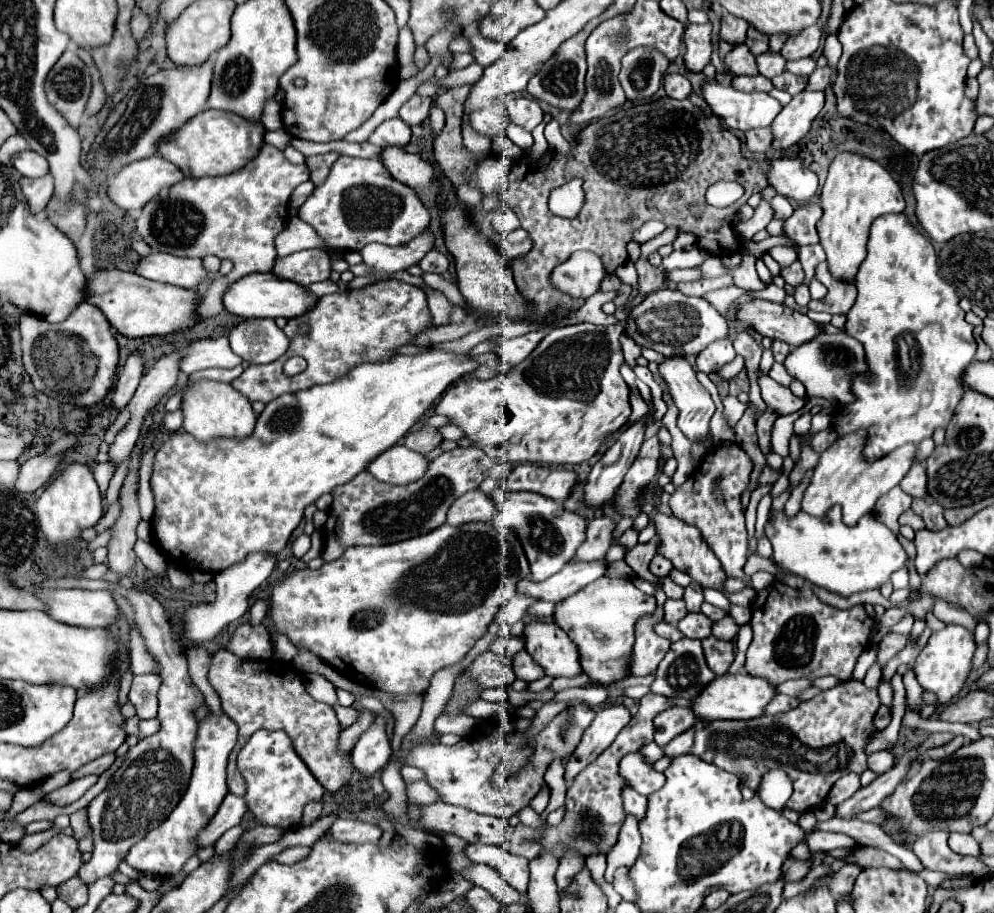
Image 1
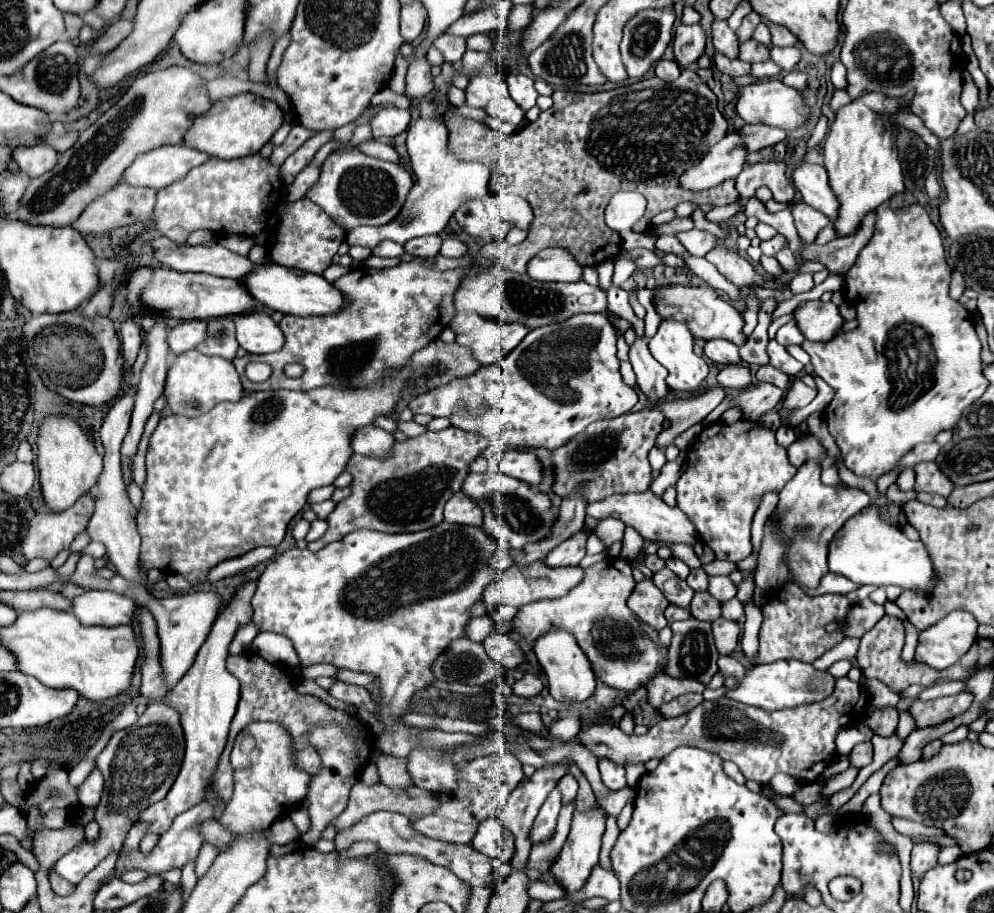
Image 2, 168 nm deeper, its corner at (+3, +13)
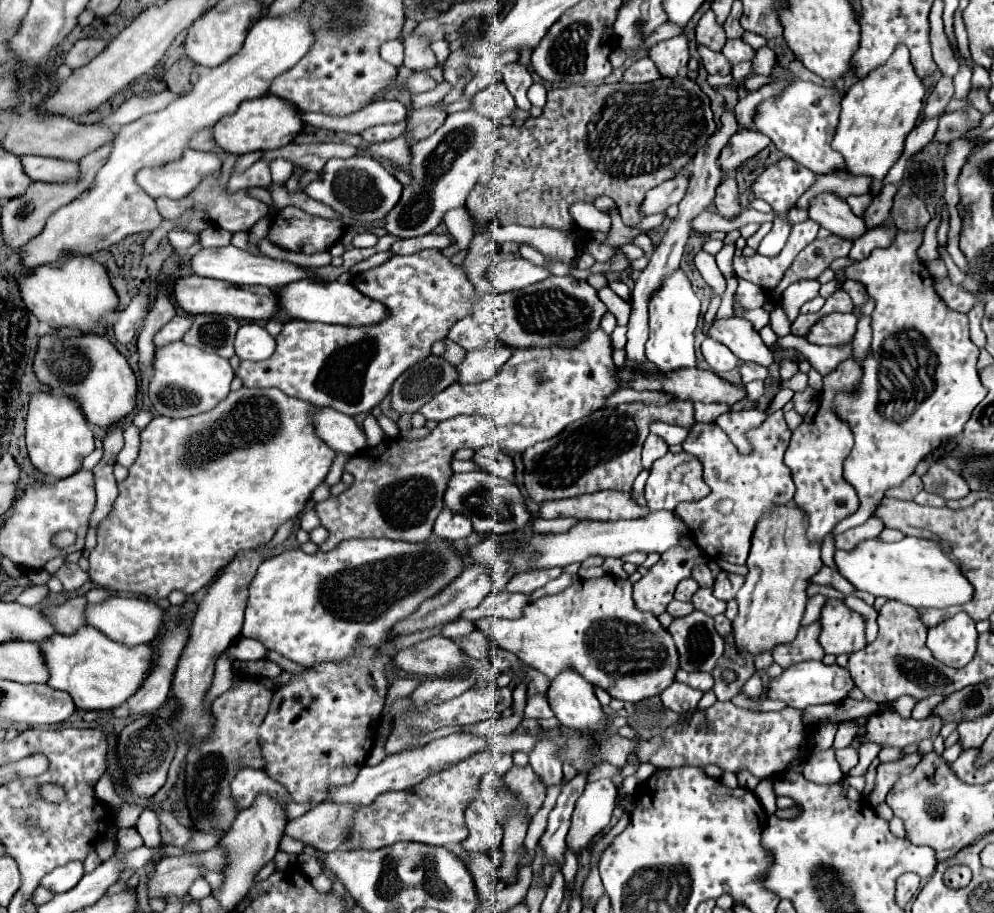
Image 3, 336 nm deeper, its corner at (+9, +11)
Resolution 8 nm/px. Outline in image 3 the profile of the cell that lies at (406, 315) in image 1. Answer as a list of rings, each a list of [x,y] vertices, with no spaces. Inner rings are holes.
[[[422,250],[418,254],[410,254],[410,256],[392,256],[388,262],[376,266],[376,268],[370,268],[362,274],[356,274],[352,278],[352,284],[364,292],[366,296],[370,296],[372,300],[378,300],[382,302],[388,310],[390,310],[390,316],[386,320],[382,320],[380,324],[374,324],[374,326],[362,326],[362,328],[348,328],[348,326],[328,326],[328,324],[322,324],[322,322],[304,322],[304,320],[288,320],[284,322],[284,328],[280,332],[280,336],[276,338],[278,342],[278,348],[276,352],[268,358],[268,360],[262,360],[262,362],[240,362],[240,368],[236,370],[236,376],[242,378],[244,386],[246,388],[266,388],[266,386],[276,386],[280,388],[282,392],[286,392],[288,396],[294,396],[294,398],[300,398],[300,400],[306,400],[310,404],[320,404],[320,406],[328,406],[328,408],[334,408],[338,412],[344,412],[348,416],[356,416],[356,414],[362,414],[362,412],[370,412],[376,404],[382,402],[382,398],[390,392],[392,384],[396,382],[396,378],[410,366],[410,364],[416,364],[420,360],[424,360],[428,354],[430,354],[430,348],[436,340],[442,340],[448,336],[448,330],[460,320],[464,318],[468,312],[470,312],[470,302],[474,298],[474,286],[470,284],[466,272],[462,266],[454,266],[446,256],[440,254],[440,250]]]

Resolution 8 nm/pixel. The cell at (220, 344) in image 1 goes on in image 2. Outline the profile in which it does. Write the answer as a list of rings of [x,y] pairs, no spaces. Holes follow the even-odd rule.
[[[186,320],[168,332],[168,346],[174,354],[194,350],[204,340],[206,340],[206,322],[204,320]]]

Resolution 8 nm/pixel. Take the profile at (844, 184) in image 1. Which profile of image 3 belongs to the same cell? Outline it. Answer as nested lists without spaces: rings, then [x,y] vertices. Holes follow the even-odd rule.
[[[898,46],[888,62],[868,72],[846,92],[832,148],[844,156],[848,174],[866,174],[874,178],[872,192],[878,194],[882,190],[882,178],[900,158],[904,140],[920,116],[924,94],[926,88],[914,72],[910,50],[906,46]]]

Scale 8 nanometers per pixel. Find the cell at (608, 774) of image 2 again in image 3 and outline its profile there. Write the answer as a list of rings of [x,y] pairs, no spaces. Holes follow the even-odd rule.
[[[596,780],[586,784],[580,800],[572,814],[572,826],[568,832],[568,846],[578,854],[584,846],[590,846],[592,838],[598,836],[612,818],[616,808],[616,786],[612,780]]]

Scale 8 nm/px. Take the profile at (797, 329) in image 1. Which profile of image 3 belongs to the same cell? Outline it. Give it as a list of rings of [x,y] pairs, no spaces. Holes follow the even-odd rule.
[[[830,314],[812,326],[808,342],[818,346],[840,346],[852,342],[858,318],[854,314]]]

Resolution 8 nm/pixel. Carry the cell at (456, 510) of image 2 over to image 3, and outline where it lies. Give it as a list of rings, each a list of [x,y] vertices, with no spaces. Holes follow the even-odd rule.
[[[448,508],[440,512],[432,530],[432,534],[440,540],[462,540],[470,536],[470,532],[472,532],[472,522],[462,514],[454,514]]]

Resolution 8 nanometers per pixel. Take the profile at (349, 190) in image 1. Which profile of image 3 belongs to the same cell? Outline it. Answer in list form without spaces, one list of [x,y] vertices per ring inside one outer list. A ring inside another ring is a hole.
[[[358,154],[348,160],[328,160],[318,178],[306,186],[306,194],[336,210],[342,210],[342,216],[350,216],[356,220],[378,220],[384,218],[398,204],[402,184],[392,174],[388,174],[388,170],[384,170],[384,166],[376,158]]]

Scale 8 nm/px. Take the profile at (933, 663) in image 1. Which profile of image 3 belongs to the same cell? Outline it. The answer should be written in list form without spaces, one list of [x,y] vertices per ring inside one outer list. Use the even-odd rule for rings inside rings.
[[[960,612],[946,622],[928,628],[926,646],[936,660],[952,668],[962,668],[976,654],[976,636],[976,622],[966,612]]]

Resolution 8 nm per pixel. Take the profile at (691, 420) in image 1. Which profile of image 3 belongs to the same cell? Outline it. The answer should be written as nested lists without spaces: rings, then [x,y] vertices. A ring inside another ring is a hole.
[[[678,268],[674,274],[670,274],[662,286],[652,294],[648,302],[648,314],[650,314],[650,338],[646,342],[646,358],[656,364],[662,372],[672,372],[678,368],[694,368],[696,356],[694,356],[694,330],[698,324],[700,314],[700,300],[696,298],[688,276]]]

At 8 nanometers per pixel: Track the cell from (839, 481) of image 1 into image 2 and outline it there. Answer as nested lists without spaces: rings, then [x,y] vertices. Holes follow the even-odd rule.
[[[804,462],[796,476],[780,490],[780,502],[776,506],[776,528],[788,536],[788,566],[790,574],[814,588],[818,586],[820,578],[828,572],[826,556],[828,556],[828,542],[832,536],[842,528],[842,524],[866,508],[870,504],[870,496],[862,488],[846,488],[846,490],[830,490],[830,486],[822,486],[818,462]]]

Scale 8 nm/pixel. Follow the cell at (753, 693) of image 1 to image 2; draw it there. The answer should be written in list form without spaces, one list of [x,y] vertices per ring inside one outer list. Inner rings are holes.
[[[778,660],[772,664],[760,664],[760,666],[748,668],[746,676],[738,680],[736,688],[726,690],[726,696],[736,702],[772,712],[772,710],[794,708],[794,706],[822,700],[832,692],[832,688],[834,688],[834,678],[828,672],[820,672],[812,668],[810,664],[804,664],[798,660]],[[812,678],[814,678],[814,684],[812,684]]]

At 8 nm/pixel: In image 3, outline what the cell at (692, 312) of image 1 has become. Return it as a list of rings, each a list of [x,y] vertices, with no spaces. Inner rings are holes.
[[[736,316],[718,320],[712,326],[712,338],[726,344],[732,350],[732,354],[740,360],[756,362],[764,368],[768,368],[774,362],[776,354],[762,342],[760,334],[748,320]]]

